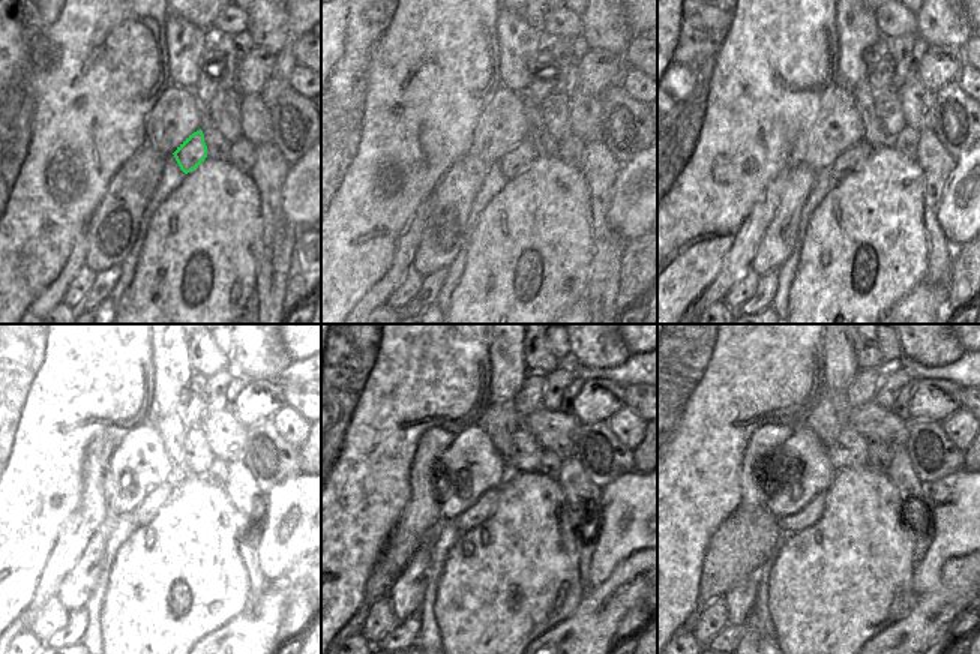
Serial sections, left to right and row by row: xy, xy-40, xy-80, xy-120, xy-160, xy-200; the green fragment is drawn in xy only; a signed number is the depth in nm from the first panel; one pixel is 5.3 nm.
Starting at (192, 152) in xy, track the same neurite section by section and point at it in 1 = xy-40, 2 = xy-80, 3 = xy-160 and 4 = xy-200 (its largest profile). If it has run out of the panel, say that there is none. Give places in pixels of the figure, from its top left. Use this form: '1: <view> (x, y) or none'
1: xy-40 (514, 162)
2: xy-80 (853, 158)
3: xy-160 (482, 509)
4: xy-200 (811, 513)

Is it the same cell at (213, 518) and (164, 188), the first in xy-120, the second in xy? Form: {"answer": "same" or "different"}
{"answer": "different"}

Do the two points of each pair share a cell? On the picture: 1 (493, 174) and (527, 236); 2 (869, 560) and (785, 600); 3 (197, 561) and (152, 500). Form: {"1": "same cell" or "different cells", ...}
{"1": "different cells", "2": "same cell", "3": "different cells"}

